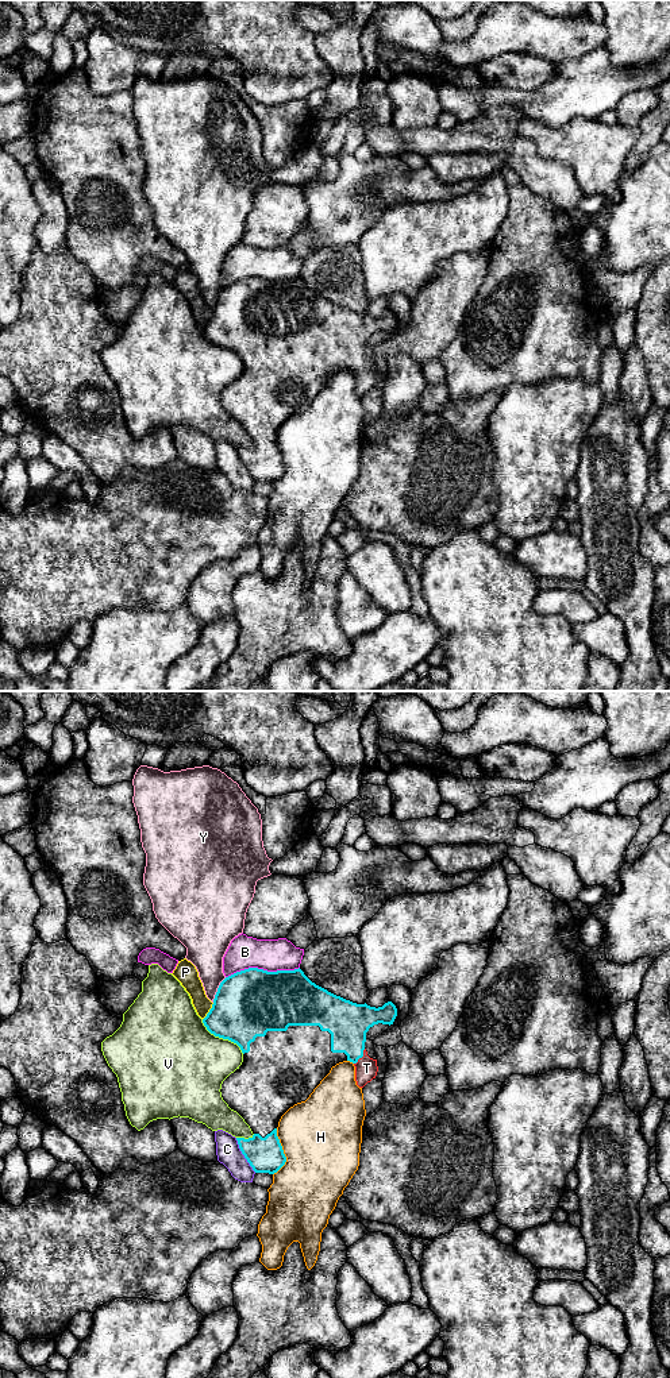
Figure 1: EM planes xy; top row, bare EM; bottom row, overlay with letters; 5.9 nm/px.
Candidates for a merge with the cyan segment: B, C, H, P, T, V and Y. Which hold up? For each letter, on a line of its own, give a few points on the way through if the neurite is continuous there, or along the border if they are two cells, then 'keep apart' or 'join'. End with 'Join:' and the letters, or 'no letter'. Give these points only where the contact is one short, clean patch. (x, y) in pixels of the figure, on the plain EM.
B: keep apart
C: keep apart
H: keep apart
P: keep apart
T: across xy (347, 331), (349, 347), (361, 366), (366, 377) | join
V: keep apart
Y: keep apart
Join: T

